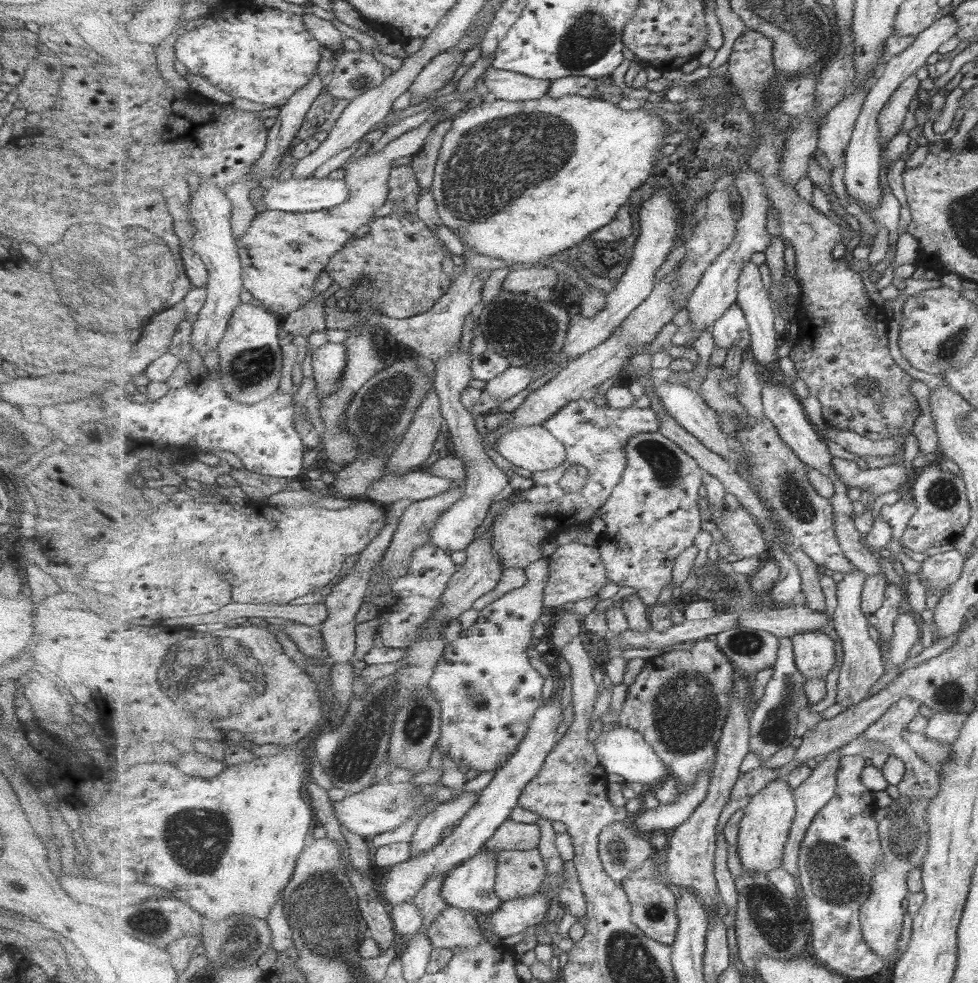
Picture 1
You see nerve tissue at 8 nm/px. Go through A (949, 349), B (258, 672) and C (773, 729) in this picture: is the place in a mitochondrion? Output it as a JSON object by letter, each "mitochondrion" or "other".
{"A":"mitochondrion","B":"mitochondrion","C":"mitochondrion"}

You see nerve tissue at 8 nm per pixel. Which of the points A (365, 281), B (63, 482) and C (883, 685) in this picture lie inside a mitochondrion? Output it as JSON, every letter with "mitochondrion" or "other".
{"A":"mitochondrion","B":"other","C":"other"}

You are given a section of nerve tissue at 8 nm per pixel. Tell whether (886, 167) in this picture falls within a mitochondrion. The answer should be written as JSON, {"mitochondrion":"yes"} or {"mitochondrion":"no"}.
{"mitochondrion":"no"}

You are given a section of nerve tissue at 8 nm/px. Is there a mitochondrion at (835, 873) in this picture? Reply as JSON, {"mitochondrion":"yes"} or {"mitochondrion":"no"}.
{"mitochondrion":"yes"}

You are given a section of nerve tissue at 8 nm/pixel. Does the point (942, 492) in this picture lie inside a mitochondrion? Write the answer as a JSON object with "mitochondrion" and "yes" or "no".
{"mitochondrion":"yes"}

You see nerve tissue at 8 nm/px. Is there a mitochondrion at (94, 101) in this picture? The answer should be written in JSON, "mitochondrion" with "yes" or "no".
{"mitochondrion":"no"}

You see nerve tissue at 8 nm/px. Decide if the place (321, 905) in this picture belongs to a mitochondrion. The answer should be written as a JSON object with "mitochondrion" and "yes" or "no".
{"mitochondrion":"yes"}

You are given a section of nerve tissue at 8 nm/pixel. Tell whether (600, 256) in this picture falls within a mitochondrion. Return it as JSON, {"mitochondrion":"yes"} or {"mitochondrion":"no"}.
{"mitochondrion":"no"}

